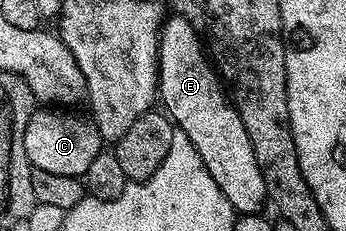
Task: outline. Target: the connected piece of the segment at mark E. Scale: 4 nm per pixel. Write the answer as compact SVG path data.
M182 16L165 17L162 30L158 34L158 95L161 107L164 109L166 116L173 121L173 126L177 131L188 134L188 142L192 142L192 146L196 146L196 154L200 154L200 158L204 162L204 166L208 170L208 174L212 174L212 182L216 182L216 186L220 186L220 194L224 194L224 198L228 198L228 202L234 207L235 213L238 214L258 214L263 211L262 207L267 207L266 187L264 186L264 174L260 170L260 166L256 162L256 154L252 150L252 142L248 138L248 130L244 130L244 122L240 122L240 114L236 109L228 95L227 89L224 87L209 55L204 47L204 40L198 37L198 32L185 20Z

